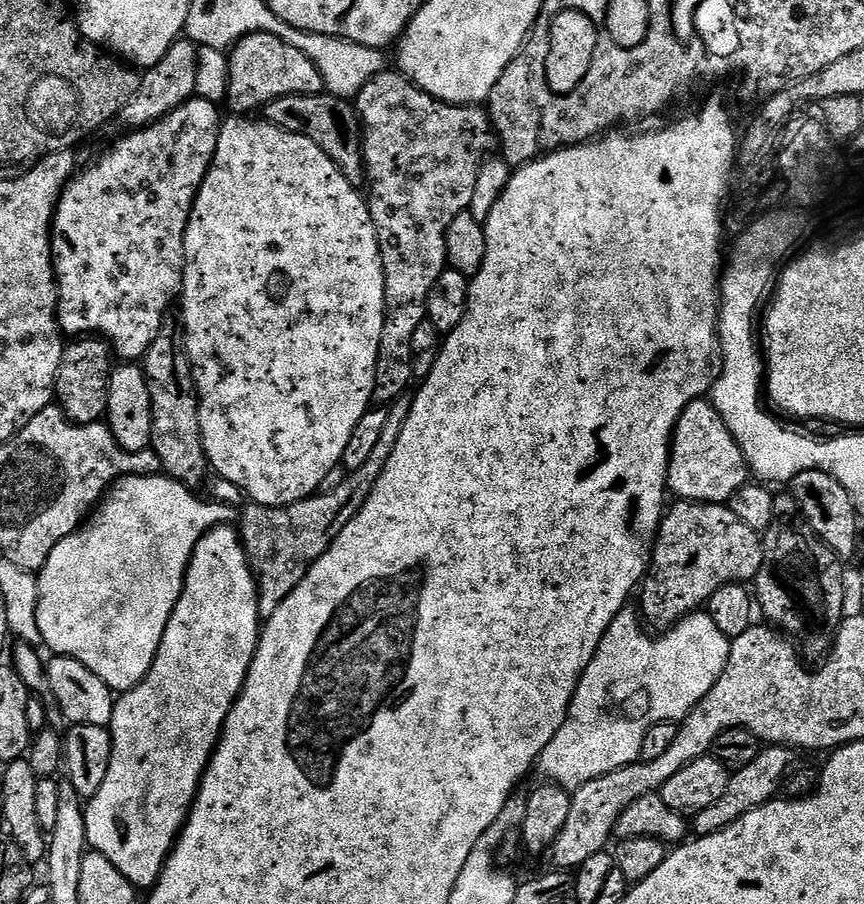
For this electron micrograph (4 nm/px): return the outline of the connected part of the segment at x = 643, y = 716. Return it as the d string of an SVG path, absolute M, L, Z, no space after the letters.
M632 610L619 612L614 622L610 622L606 634L602 634L602 642L598 642L598 650L594 650L594 658L590 658L590 666L586 666L574 690L562 730L558 730L558 734L550 738L550 746L542 750L538 772L544 775L541 777L545 781L575 790L586 786L586 782L594 782L594 778L602 778L627 764L637 763L646 730L650 730L650 726L667 720L683 720L698 702L702 702L702 698L706 698L706 694L710 694L714 682L718 682L726 666L730 641L722 630L718 630L718 626L714 626L714 618L710 618L707 611L701 610L684 617L675 626L657 635L660 636L657 640L647 634L652 635L646 631L641 617Z

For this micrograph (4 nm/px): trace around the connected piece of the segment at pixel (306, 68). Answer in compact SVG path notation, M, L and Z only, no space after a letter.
M269 32L250 34L242 38L228 52L230 62L230 86L228 87L227 107L232 107L236 112L252 112L263 109L271 100L283 96L319 96L325 91L324 76L294 46L282 42Z

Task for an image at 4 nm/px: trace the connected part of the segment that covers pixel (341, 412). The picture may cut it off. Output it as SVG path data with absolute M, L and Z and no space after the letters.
M267 122L259 123L225 123L221 127L208 177L196 195L184 239L182 336L188 339L186 351L192 364L192 377L196 379L195 393L200 397L200 429L211 471L241 488L251 503L281 508L319 493L326 474L342 463L354 426L358 426L373 407L376 367L384 333L384 267L368 201L356 193L359 192L357 185L349 182L310 138Z

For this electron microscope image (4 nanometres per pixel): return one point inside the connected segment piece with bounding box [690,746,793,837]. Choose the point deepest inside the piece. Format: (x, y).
(753, 786)

